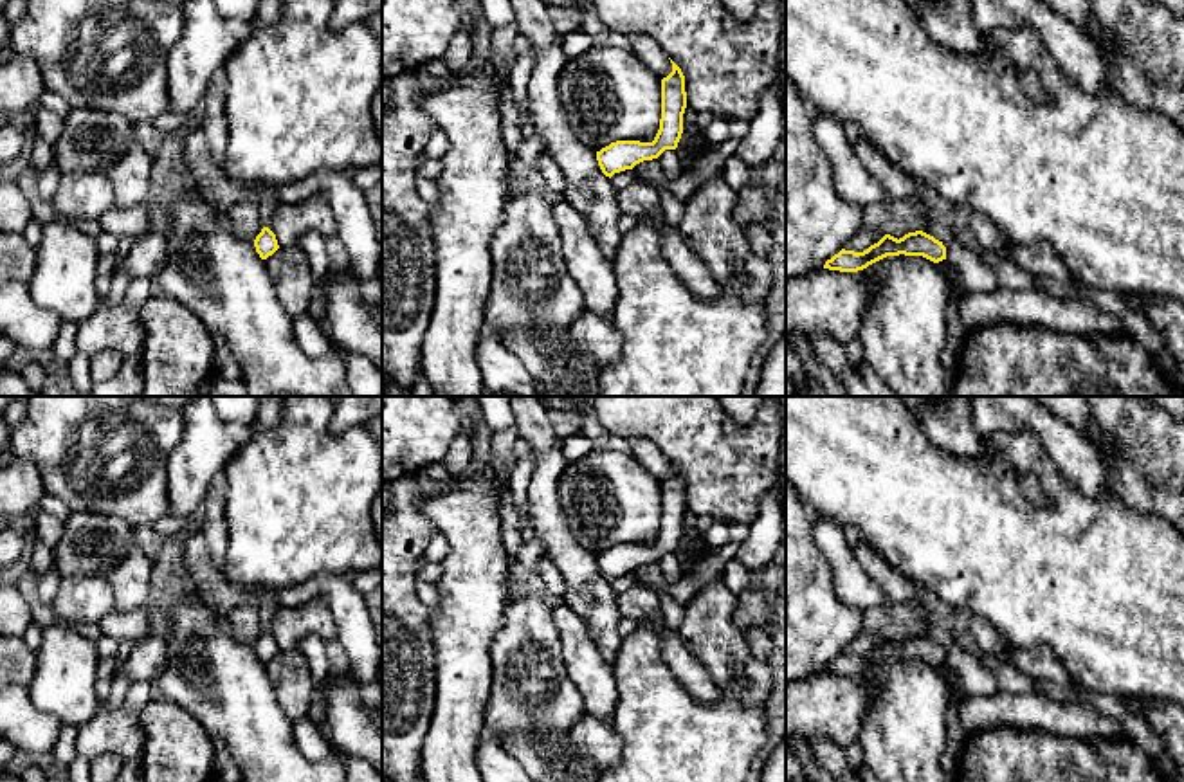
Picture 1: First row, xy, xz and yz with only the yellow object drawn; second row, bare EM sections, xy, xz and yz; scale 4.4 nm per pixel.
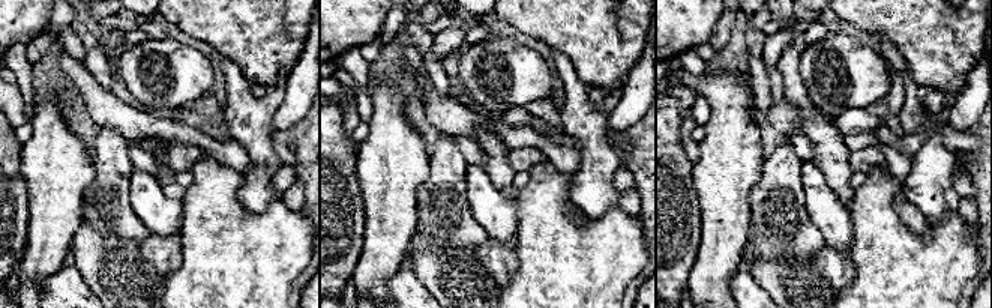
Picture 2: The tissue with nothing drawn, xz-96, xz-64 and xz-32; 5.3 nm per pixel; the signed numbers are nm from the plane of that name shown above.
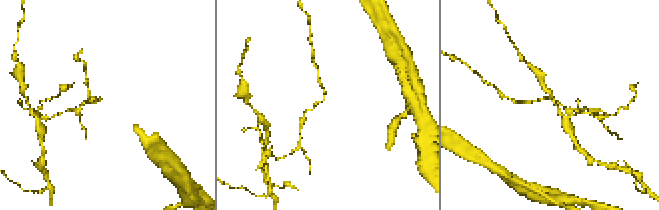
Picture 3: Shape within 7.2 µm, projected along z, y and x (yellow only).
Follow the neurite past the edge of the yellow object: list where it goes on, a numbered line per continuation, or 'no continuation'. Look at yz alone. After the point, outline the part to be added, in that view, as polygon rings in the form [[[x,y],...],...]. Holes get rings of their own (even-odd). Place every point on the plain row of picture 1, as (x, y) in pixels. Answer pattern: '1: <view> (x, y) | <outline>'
no continuation

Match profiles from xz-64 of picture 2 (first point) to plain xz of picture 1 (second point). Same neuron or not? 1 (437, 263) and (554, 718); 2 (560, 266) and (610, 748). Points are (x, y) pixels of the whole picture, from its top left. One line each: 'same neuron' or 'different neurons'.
1: different neurons
2: different neurons

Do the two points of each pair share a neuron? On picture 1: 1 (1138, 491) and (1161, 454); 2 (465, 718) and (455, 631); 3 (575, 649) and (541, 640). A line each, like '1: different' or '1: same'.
1: same
2: same
3: different

